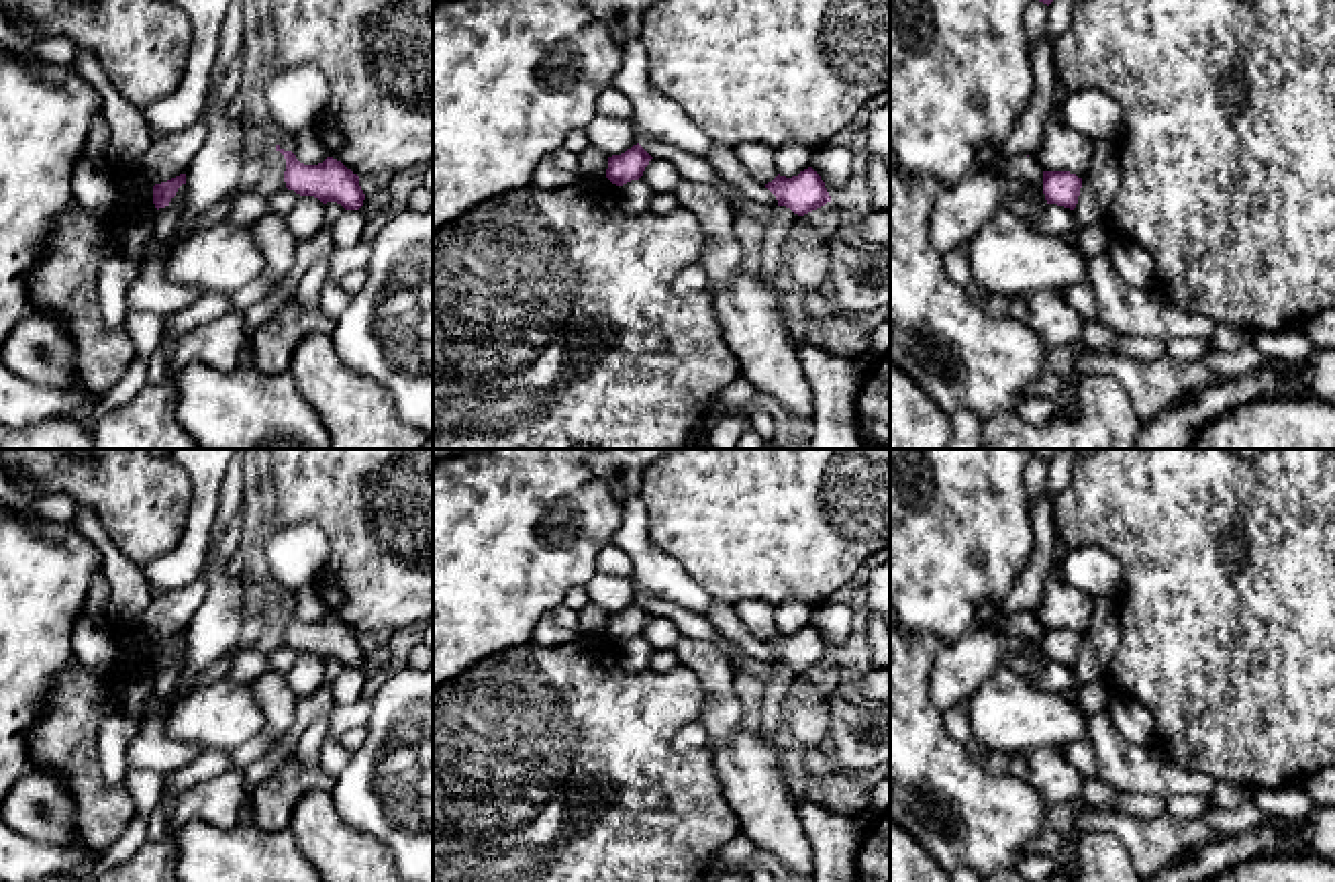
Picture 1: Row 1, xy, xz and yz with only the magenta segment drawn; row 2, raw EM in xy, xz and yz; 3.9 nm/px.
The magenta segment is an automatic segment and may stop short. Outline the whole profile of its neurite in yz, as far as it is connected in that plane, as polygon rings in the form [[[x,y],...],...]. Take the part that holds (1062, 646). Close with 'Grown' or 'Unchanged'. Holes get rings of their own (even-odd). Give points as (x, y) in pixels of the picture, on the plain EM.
[[[1017,612],[1008,619],[1008,631],[1023,639],[1023,657],[1033,662],[1057,662],[1074,668],[1082,635],[1070,629],[1043,629],[1035,615]]]. Grown

